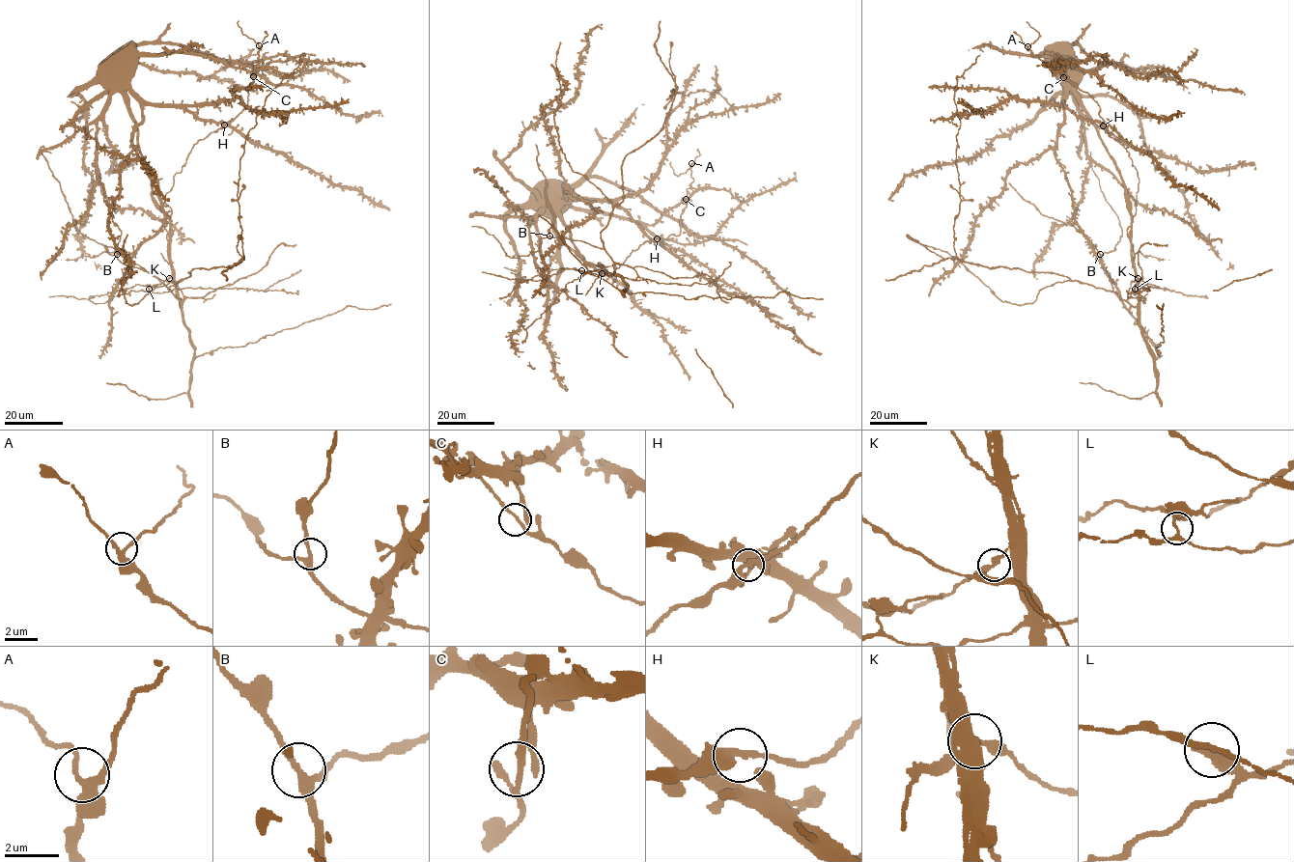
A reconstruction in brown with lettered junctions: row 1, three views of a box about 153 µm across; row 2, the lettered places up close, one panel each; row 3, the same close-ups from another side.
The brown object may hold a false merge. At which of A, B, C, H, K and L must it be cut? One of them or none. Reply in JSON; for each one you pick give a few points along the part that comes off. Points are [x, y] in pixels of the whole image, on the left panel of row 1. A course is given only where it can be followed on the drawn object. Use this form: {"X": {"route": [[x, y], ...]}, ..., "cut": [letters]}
{"L": {"route": [[149, 289], [151, 286], [138, 284], [90, 298]]}, "cut": ["L"]}

